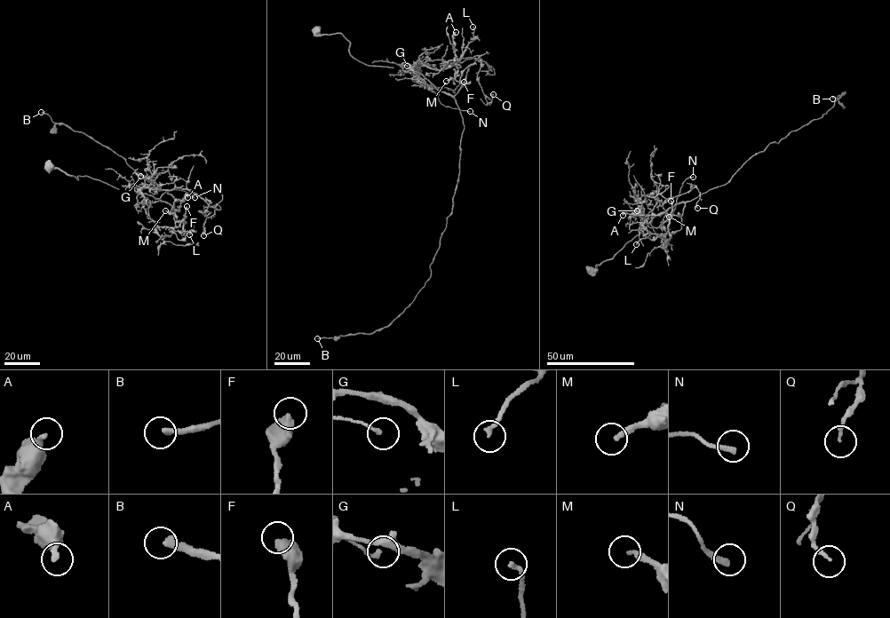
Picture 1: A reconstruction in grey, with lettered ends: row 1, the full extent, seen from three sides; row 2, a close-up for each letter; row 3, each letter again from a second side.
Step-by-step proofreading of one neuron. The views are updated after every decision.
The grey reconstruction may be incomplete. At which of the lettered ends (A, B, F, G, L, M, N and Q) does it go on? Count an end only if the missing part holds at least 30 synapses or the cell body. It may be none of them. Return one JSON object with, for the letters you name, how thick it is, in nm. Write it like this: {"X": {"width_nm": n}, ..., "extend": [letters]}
{"B": {"width_nm": 300}, "M": {"width_nm": 260}, "N": {"width_nm": 240}, "extend": ["B", "M", "N"]}

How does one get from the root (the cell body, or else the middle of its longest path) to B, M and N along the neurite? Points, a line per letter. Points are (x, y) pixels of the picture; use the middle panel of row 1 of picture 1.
B: (316, 31), (342, 34), (367, 65), (423, 75), (454, 99), (464, 126), (430, 277), (388, 325), (317, 338)
M: (316, 31), (342, 34), (358, 60), (399, 65), (454, 99), (462, 83), (446, 81)
N: (316, 31), (342, 34), (358, 60), (374, 66), (399, 65), (414, 71), (444, 106), (470, 111)

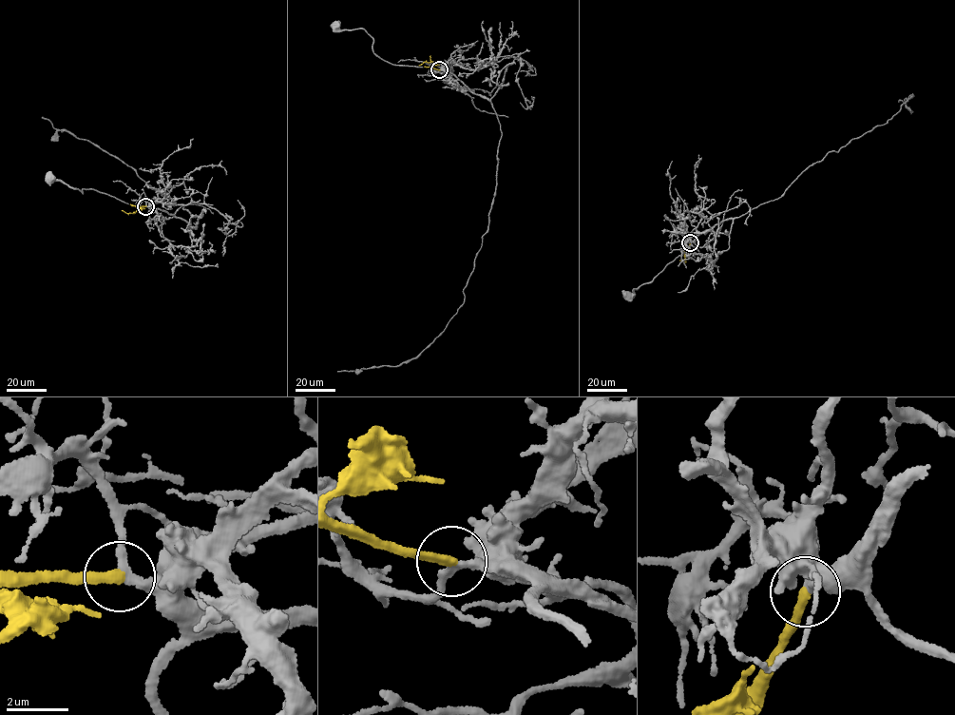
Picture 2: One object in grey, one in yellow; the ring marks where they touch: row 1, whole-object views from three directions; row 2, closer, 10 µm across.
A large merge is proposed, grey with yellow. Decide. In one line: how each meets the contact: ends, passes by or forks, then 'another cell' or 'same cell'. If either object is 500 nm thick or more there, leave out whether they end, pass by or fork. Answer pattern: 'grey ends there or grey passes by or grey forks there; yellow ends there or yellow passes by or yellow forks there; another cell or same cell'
grey passes by; yellow ends there; same cell

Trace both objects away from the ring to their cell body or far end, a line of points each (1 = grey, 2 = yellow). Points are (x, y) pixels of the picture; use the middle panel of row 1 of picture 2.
1: (439, 69), (428, 64), (390, 64), (374, 54), (372, 38), (364, 29), (335, 26)
2: (439, 69), (432, 68), (432, 61), (419, 66)

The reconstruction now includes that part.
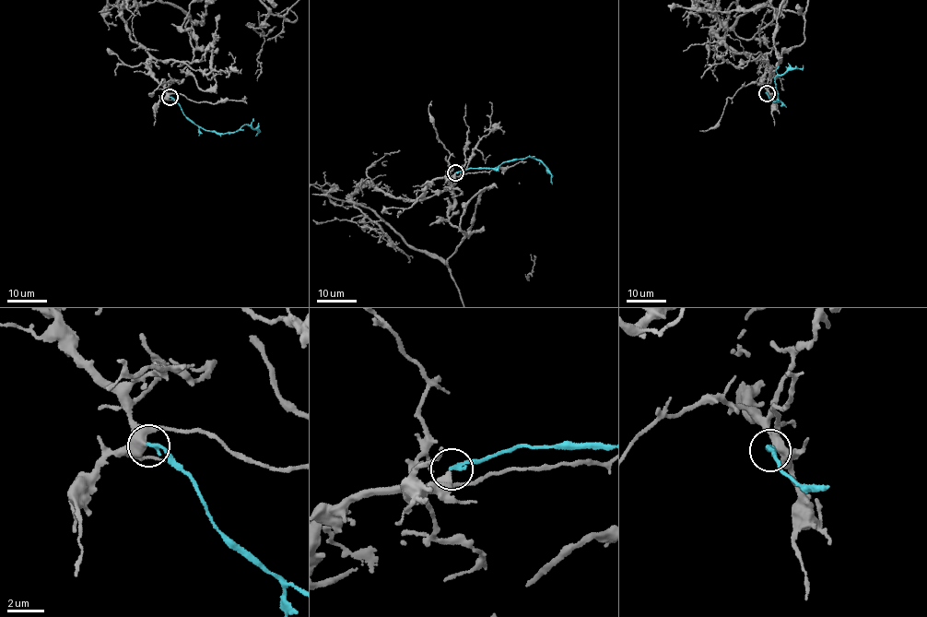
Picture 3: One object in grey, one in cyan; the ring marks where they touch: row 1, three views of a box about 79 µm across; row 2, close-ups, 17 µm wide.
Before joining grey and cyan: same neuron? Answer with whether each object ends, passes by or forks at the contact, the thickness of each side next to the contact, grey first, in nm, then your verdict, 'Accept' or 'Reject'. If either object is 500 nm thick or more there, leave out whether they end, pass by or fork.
At the ring grey passes by. At the ring cyan ends. Thickness 360 nm (grey) against 240 nm. Accept

